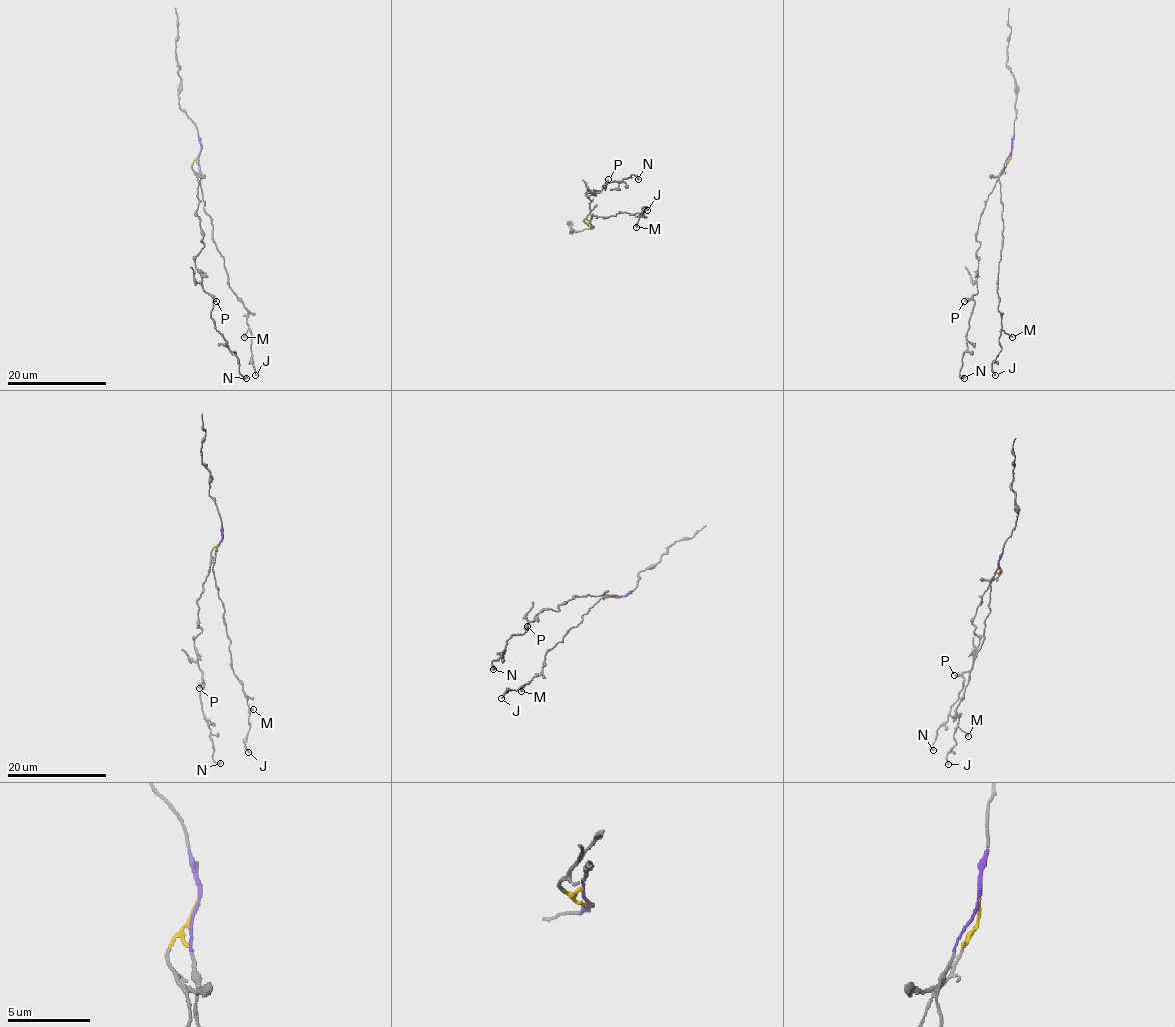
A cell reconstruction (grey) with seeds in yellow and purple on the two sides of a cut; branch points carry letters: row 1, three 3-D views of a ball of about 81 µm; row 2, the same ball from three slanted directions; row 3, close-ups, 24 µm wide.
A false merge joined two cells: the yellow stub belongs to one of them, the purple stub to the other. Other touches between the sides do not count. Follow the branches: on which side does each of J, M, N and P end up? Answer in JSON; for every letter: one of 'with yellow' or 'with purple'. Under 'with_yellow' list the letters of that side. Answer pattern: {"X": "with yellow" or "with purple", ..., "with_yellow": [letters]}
{"J": "with purple", "M": "with purple", "N": "with yellow", "P": "with yellow", "with_yellow": ["N", "P"]}

